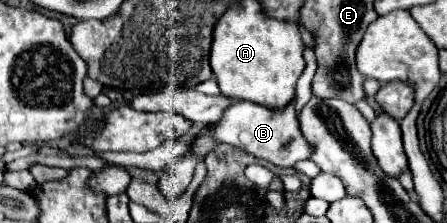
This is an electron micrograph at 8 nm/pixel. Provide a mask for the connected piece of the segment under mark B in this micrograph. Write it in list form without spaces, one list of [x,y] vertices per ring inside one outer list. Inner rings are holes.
[[[295,99],[291,101],[291,105],[287,105],[287,109],[275,109],[275,111],[249,101],[233,103],[229,109],[225,109],[221,121],[215,123],[215,139],[221,143],[241,147],[243,151],[259,159],[271,161],[277,167],[293,167],[297,161],[311,157],[311,145],[307,145],[299,129]]]

